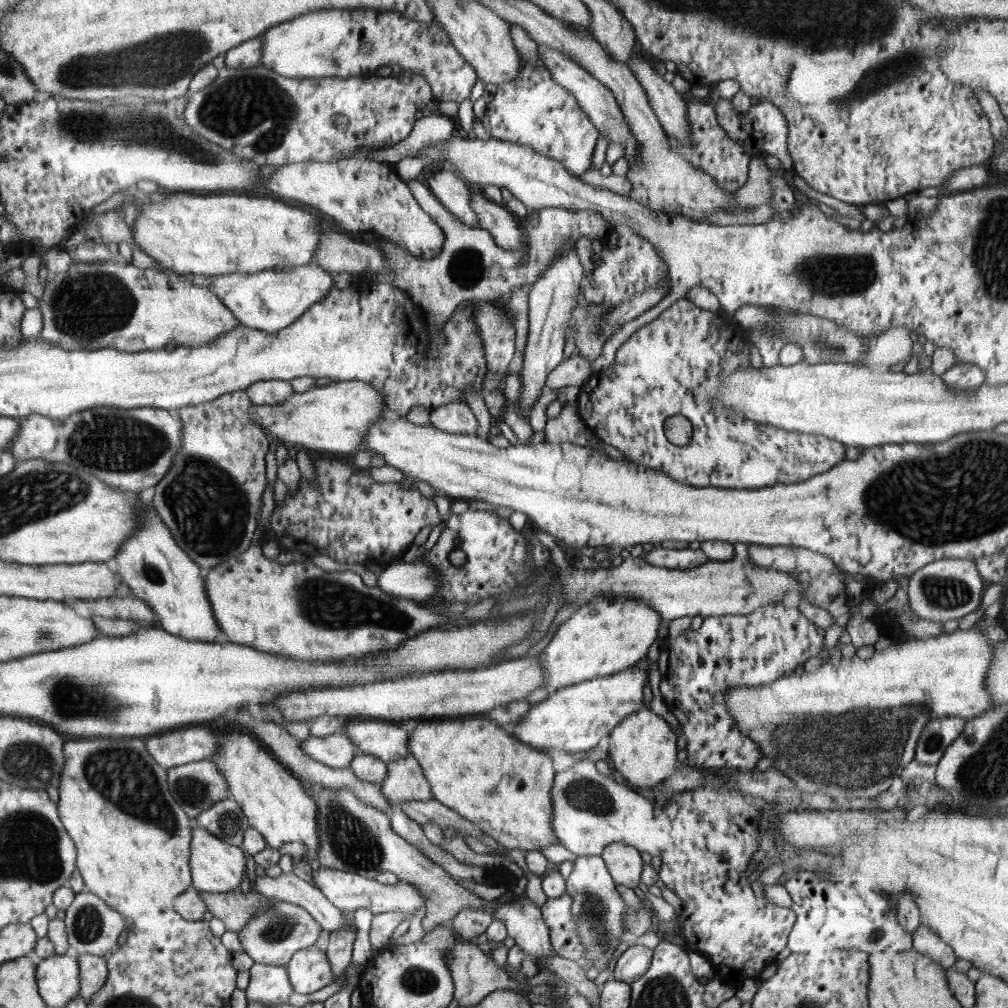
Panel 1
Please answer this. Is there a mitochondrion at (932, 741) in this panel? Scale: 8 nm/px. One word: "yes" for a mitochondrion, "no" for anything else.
yes

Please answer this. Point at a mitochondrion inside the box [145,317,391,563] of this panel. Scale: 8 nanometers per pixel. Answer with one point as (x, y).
(209, 507)

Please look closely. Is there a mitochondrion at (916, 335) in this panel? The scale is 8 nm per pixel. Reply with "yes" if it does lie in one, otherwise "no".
no

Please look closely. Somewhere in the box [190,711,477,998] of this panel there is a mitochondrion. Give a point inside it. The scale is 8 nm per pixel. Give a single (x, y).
(356, 844)

